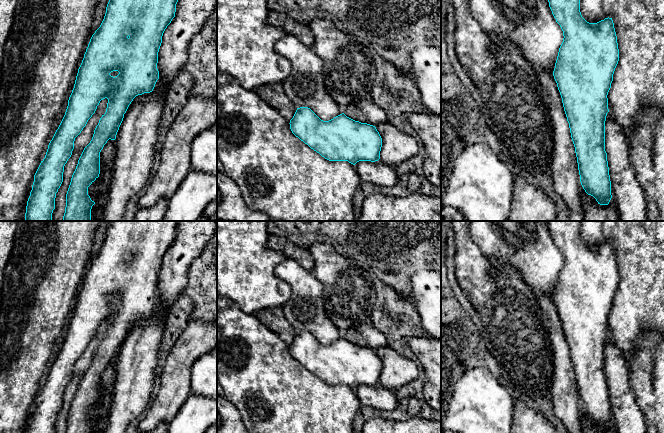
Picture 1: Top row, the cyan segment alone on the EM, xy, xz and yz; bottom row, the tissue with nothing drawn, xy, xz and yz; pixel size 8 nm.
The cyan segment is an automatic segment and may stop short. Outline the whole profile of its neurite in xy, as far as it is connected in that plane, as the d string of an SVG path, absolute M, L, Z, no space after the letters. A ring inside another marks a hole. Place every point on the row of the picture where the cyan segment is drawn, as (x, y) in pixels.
M109 0L104 19L92 35L78 69L65 115L34 175L25 221L52 221L56 193L63 182L64 166L72 155L75 138L95 113L100 101L107 98L106 112L100 118L92 140L84 148L72 175L63 216L63 221L91 221L91 209L95 202L88 195L88 187L99 177L100 152L109 139L116 139L124 114L133 99L153 91L159 79L157 63L162 36L175 17L177 2L178 0Z

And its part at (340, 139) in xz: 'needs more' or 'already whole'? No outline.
already whole

